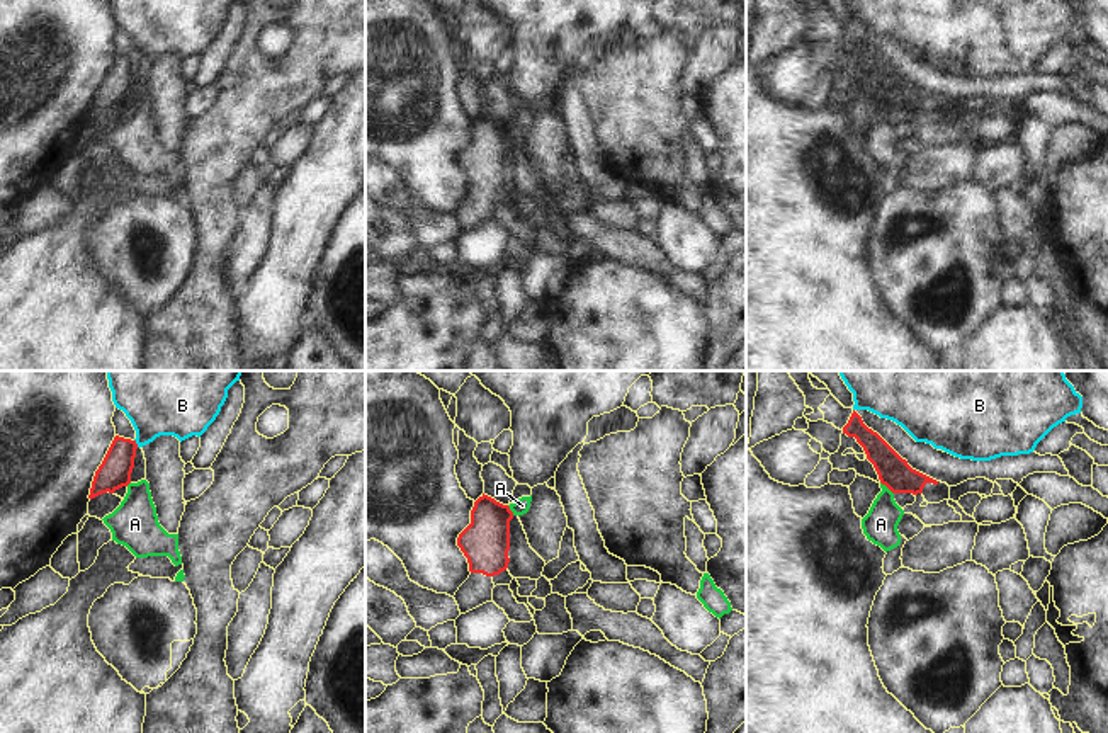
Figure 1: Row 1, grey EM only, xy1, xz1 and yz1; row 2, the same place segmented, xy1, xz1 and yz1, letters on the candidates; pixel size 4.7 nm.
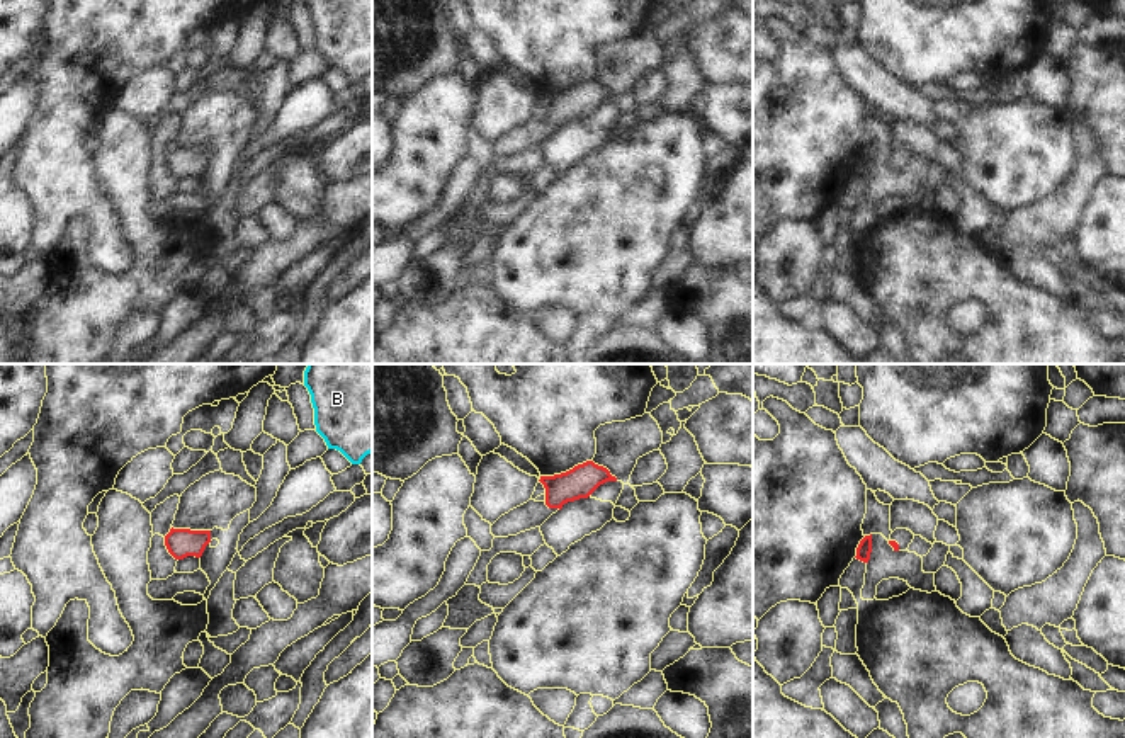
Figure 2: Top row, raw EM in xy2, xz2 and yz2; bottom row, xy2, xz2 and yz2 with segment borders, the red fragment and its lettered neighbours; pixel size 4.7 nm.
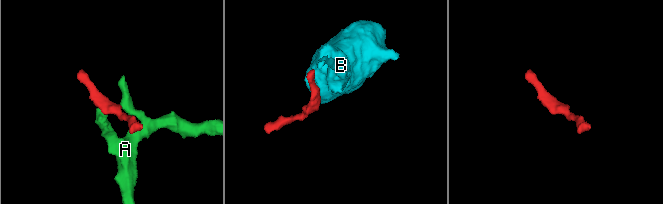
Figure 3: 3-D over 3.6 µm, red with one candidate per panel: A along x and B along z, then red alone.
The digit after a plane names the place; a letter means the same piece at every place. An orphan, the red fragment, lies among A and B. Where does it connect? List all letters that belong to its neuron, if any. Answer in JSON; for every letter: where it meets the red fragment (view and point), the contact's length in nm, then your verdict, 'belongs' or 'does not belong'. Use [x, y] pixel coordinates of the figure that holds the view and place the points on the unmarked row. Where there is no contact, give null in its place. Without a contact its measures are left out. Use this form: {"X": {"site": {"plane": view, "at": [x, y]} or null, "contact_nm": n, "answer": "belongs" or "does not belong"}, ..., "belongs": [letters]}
{"A": {"site": {"plane": "yz1", "at": [887, 106]}, "contact_nm": 90, "answer": "does not belong"}, "B": {"site": {"plane": "xy1", "at": [135, 62]}, "contact_nm": 40, "answer": "does not belong"}, "belongs": []}

